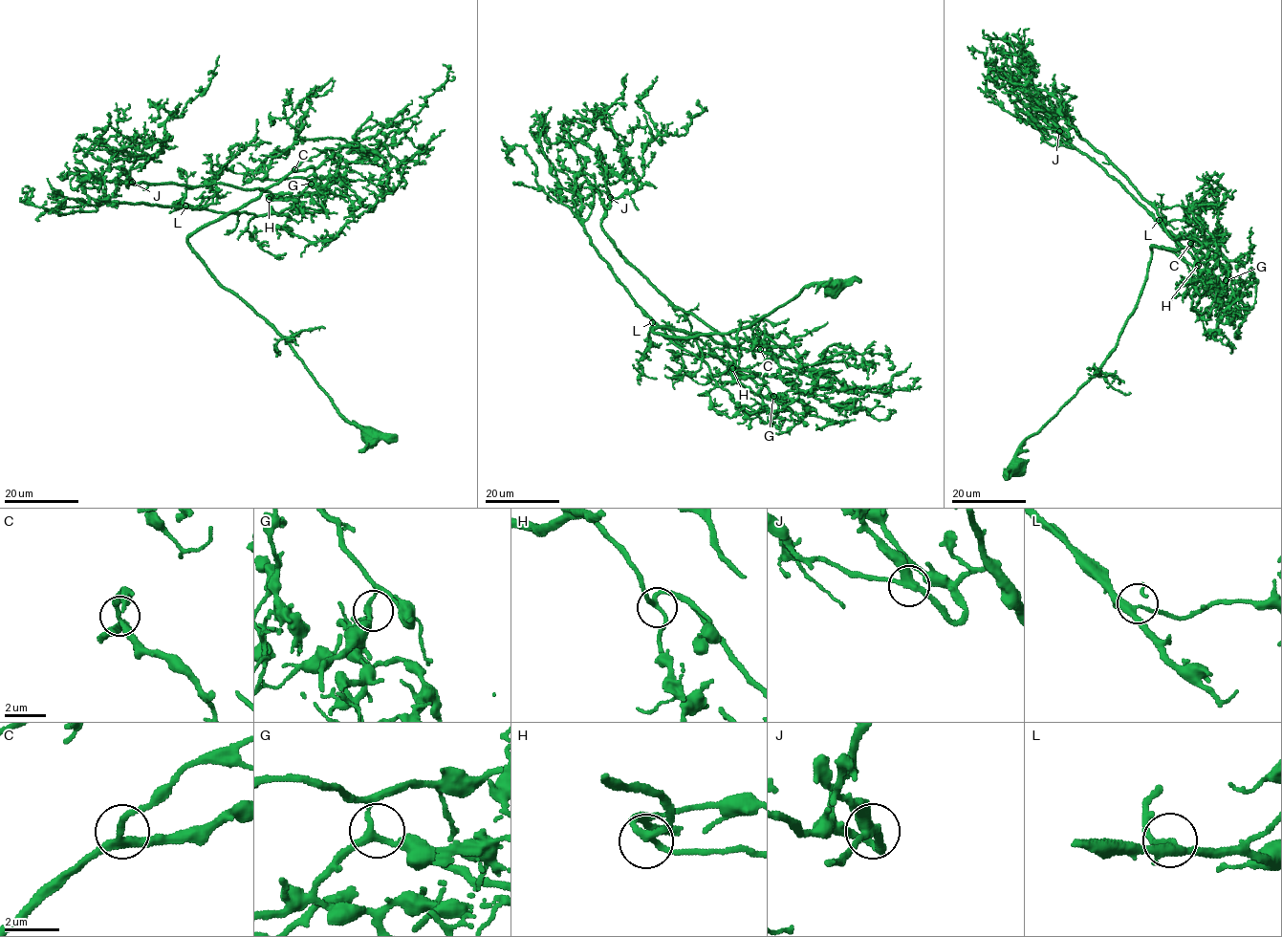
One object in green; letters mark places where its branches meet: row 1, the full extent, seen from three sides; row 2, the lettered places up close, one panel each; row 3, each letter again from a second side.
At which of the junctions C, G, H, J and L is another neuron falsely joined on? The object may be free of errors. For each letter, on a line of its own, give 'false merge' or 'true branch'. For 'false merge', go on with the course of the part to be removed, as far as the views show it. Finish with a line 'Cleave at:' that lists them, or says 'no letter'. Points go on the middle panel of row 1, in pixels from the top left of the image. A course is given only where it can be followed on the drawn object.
C: true branch
G: true branch
H: true branch
J: true branch
L: true branch
Cleave at: no letter

